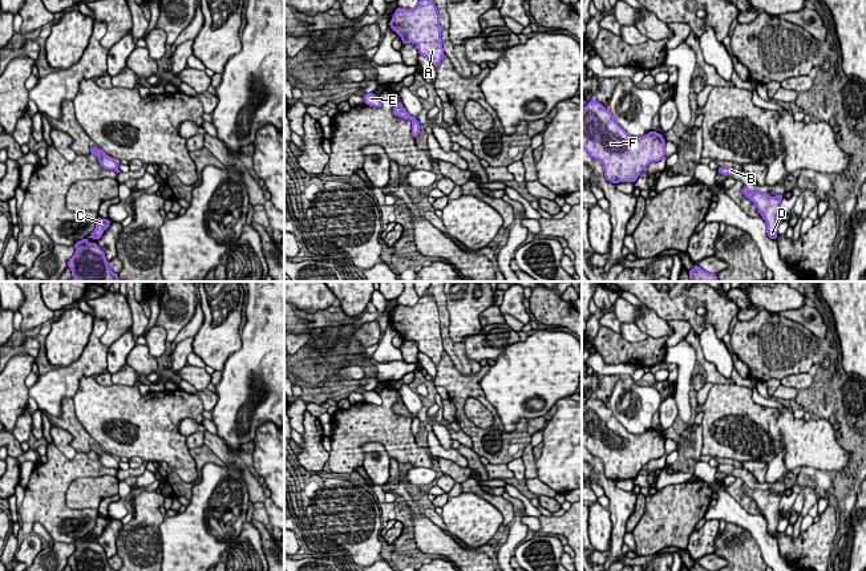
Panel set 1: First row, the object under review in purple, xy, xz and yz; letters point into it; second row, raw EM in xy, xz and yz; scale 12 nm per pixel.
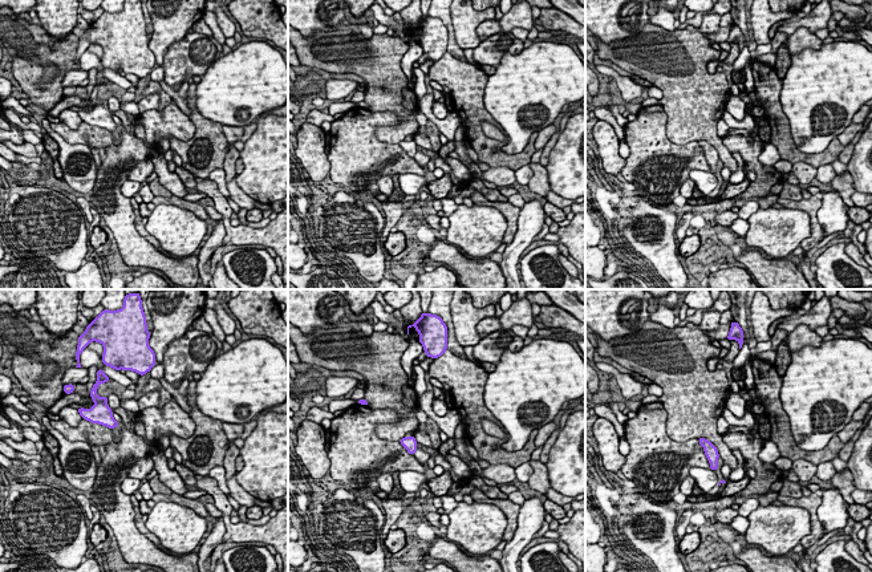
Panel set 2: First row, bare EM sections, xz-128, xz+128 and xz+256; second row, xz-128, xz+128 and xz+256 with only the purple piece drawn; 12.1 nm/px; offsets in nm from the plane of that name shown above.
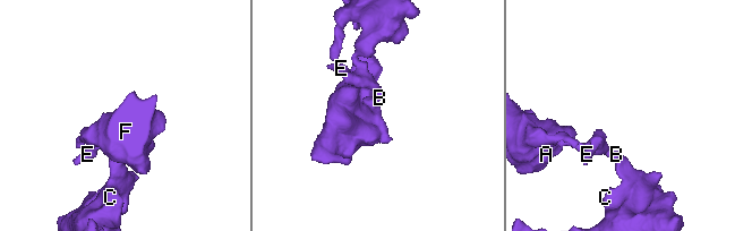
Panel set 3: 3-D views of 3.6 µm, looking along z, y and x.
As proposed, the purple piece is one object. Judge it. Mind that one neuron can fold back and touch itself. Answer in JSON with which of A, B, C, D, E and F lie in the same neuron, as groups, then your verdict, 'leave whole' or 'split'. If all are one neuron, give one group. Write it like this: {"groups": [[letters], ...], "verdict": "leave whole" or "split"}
{"groups": [["A", "E", "F"], ["B", "C", "D"]], "verdict": "split"}

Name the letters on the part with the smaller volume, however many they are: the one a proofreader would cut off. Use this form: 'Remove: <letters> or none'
Remove: B, C, D

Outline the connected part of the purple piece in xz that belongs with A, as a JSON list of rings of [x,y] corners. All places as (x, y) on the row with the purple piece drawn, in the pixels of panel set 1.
[[[420,0],[413,9],[397,8],[389,27],[401,37],[402,44],[416,44],[418,54],[434,66],[441,64],[444,53],[440,15],[433,0]]]

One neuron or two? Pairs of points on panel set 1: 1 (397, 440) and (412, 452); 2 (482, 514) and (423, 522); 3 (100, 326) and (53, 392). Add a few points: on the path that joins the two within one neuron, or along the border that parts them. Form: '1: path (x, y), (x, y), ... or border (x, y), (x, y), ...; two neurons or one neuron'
1: path (401, 444), (408, 450); one neuron
2: border (445, 531), (449, 535); two neurons
3: path (94, 343), (94, 352), (71, 376); one neuron

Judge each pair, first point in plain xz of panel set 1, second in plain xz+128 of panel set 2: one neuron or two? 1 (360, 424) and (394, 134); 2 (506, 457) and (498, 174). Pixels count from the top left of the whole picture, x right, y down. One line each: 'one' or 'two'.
1: two
2: two

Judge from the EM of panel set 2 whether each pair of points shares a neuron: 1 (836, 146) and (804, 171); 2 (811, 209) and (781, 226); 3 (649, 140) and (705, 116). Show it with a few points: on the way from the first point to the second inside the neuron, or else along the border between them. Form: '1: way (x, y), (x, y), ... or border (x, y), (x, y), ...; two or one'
1: border (793, 163), (807, 162), (816, 169); two
2: border (785, 207), (808, 216), (810, 234), (799, 243); two
3: border (658, 104), (666, 137), (694, 142); two

